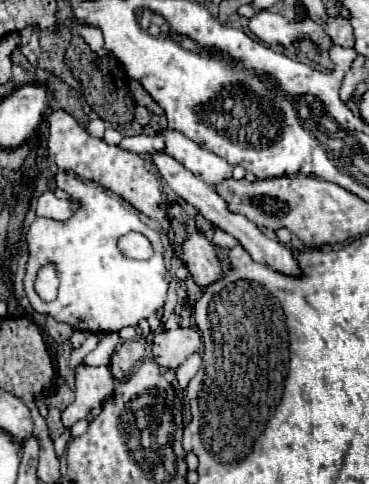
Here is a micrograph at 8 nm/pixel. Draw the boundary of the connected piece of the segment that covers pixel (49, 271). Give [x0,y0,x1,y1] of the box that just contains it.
[35,264,59,302]

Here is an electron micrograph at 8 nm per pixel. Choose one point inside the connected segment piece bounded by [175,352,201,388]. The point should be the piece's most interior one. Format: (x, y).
(188, 369)

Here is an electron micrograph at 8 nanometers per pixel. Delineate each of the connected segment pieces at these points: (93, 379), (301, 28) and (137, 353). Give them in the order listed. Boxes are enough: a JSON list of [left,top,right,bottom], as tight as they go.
[[61,366,115,428],[249,10,331,50],[111,340,143,378]]

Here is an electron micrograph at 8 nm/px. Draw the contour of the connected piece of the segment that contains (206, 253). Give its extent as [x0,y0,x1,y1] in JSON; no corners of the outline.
[181,232,221,286]

